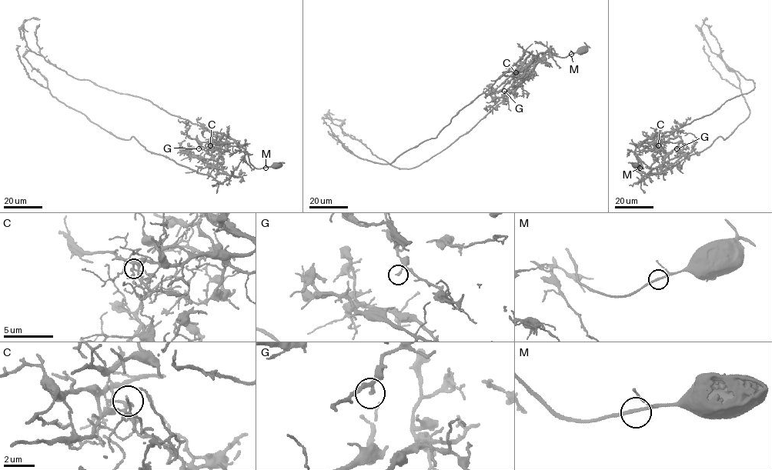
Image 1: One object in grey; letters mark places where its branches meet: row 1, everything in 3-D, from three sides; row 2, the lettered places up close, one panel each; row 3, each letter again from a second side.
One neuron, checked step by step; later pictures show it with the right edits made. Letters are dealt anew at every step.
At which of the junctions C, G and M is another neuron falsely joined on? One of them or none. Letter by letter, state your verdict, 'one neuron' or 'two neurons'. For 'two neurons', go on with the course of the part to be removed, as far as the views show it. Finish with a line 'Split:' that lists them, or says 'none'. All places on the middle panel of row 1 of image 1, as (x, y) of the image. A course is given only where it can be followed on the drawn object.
C: two neurons; course (516, 72), (516, 79), (533, 54), (526, 51), (435, 138), (391, 163), (355, 155), (325, 118)
G: one neuron
M: one neuron
Split: C

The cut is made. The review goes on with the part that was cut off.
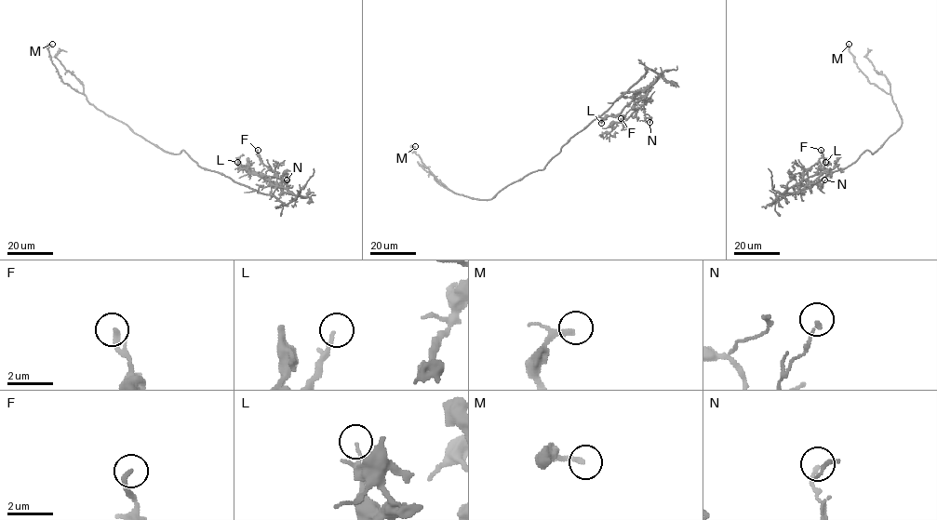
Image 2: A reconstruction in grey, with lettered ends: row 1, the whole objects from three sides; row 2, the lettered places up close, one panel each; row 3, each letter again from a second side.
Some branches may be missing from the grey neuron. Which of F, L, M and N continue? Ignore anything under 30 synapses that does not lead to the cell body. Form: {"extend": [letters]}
{"extend": []}

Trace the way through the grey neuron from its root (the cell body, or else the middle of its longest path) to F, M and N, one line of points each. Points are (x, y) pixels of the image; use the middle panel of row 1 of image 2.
F: (564, 145), (601, 115), (648, 69), (654, 71), (658, 78), (635, 95), (635, 106), (621, 118)
M: (564, 145), (543, 169), (529, 172), (487, 200), (449, 190), (424, 166), (413, 151), (411, 146), (415, 146)
N: (564, 145), (601, 115), (648, 69), (659, 76), (649, 87), (643, 104), (645, 116), (649, 122)

